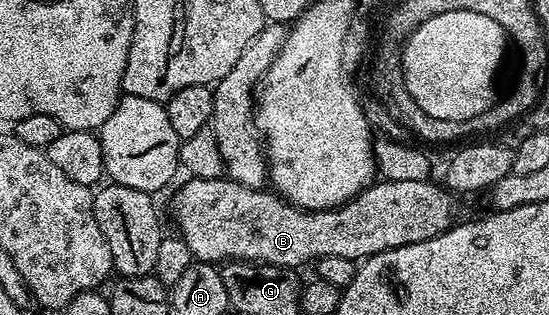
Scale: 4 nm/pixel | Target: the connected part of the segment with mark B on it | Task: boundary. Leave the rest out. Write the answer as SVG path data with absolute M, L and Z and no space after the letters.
M190 177L185 181L187 183L174 195L174 223L178 226L177 234L187 243L193 258L200 263L221 265L227 261L241 261L268 267L302 269L305 263L313 264L324 257L348 257L355 261L365 261L381 251L416 241L428 241L447 231L455 222L455 196L427 180L374 181L349 203L329 211L304 211L301 207L293 207L273 190L240 185L225 177Z

